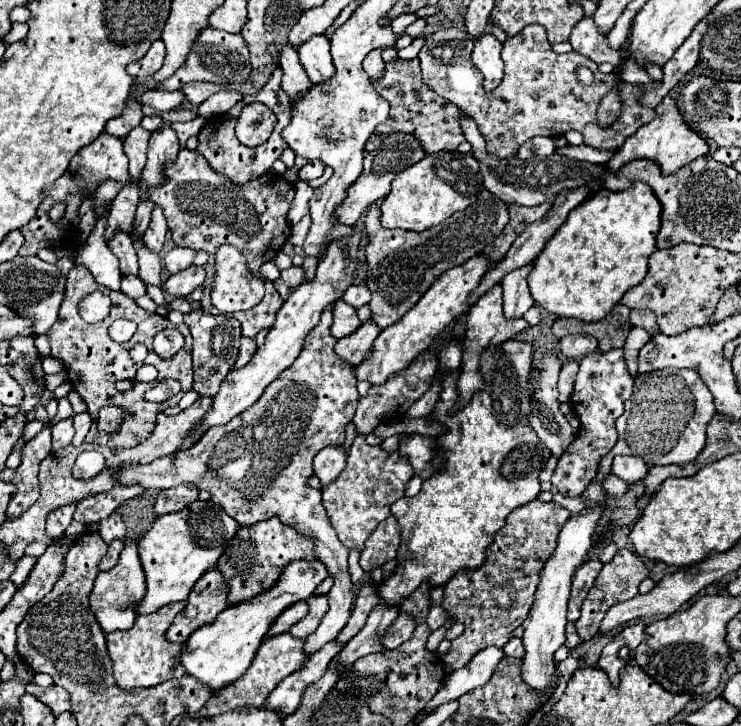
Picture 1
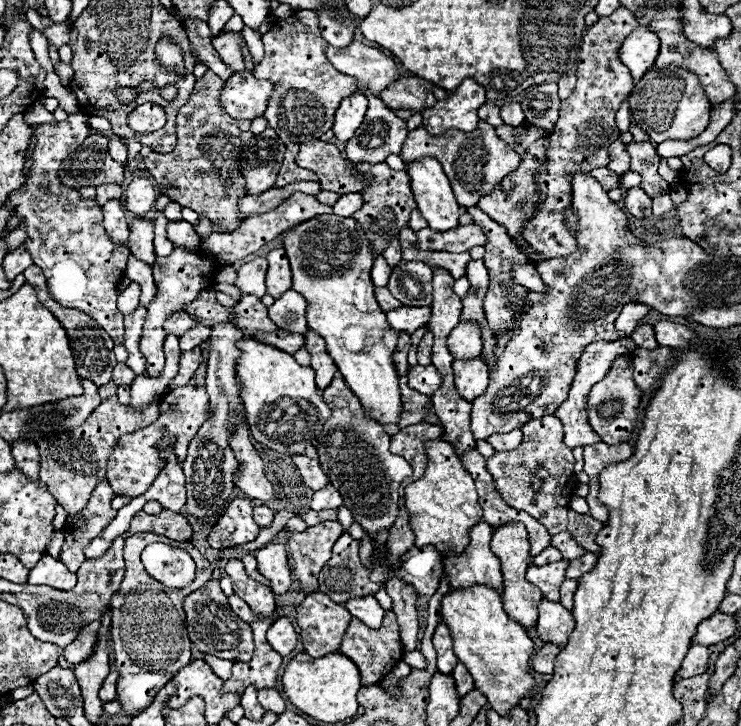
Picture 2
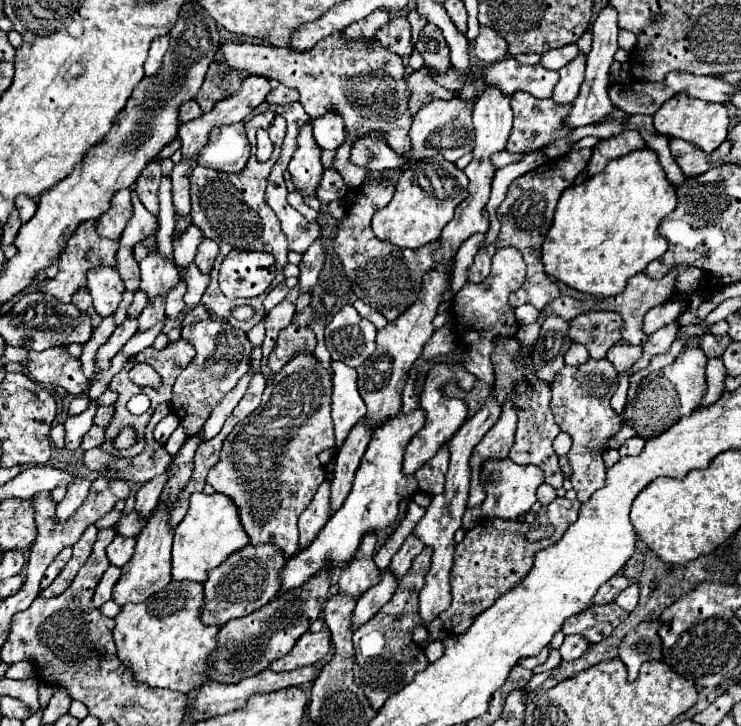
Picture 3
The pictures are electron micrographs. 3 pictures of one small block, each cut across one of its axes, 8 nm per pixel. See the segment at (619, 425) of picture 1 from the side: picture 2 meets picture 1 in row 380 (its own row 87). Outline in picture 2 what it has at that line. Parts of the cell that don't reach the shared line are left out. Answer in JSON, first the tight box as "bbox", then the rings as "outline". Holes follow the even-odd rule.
{"bbox":[628,66,710,144],"outline":[[[656,66],[648,68],[642,80],[634,84],[628,104],[632,122],[650,136],[652,144],[660,144],[666,140],[688,140],[704,132],[708,126],[710,102],[704,94],[700,78],[694,72],[680,66],[668,66],[664,70],[658,70]],[[672,104],[676,104],[674,118]]]}

